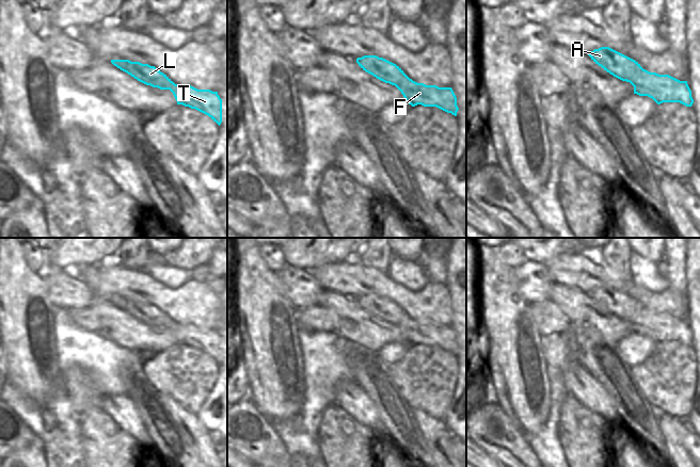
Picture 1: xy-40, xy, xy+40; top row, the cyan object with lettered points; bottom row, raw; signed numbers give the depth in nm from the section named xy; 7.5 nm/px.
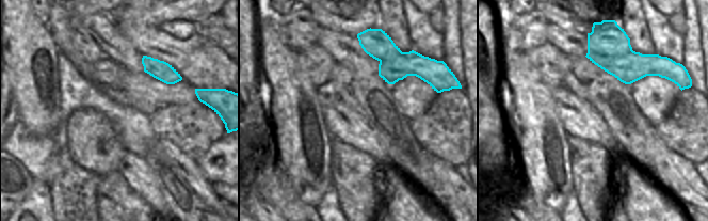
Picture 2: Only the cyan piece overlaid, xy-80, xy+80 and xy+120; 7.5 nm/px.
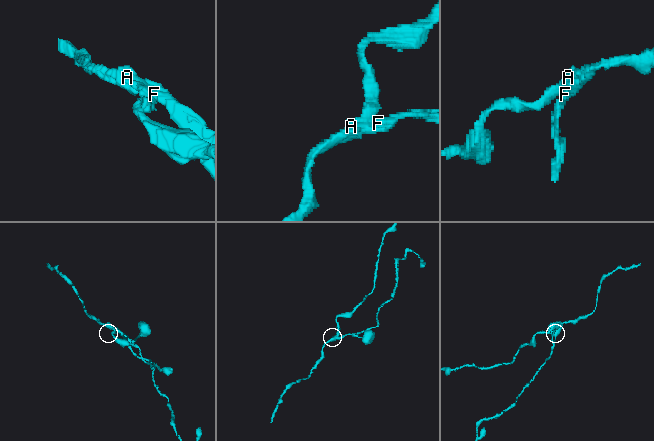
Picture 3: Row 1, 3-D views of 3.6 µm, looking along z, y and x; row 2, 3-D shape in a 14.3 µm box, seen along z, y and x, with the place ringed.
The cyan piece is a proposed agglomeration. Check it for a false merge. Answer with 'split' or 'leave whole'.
split

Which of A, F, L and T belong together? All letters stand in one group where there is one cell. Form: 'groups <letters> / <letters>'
groups A L / F T

